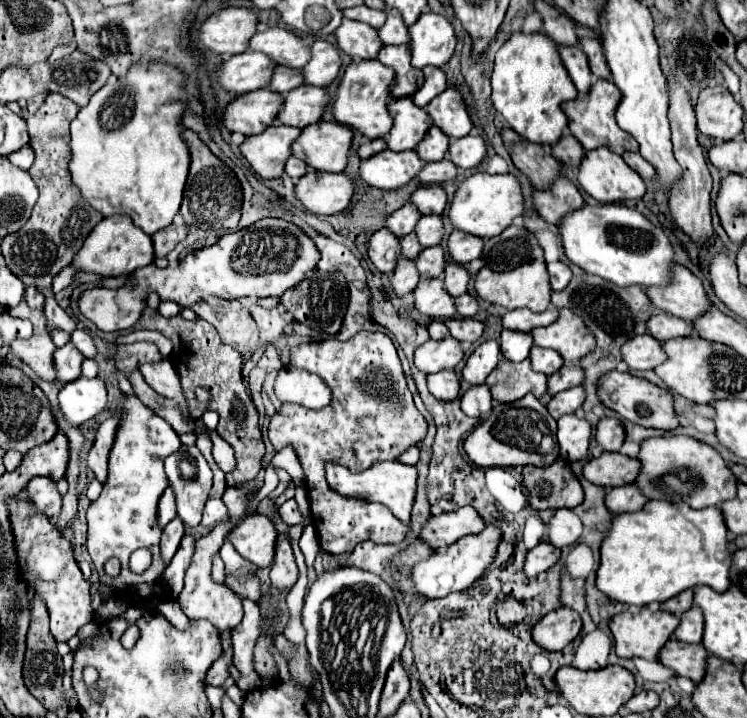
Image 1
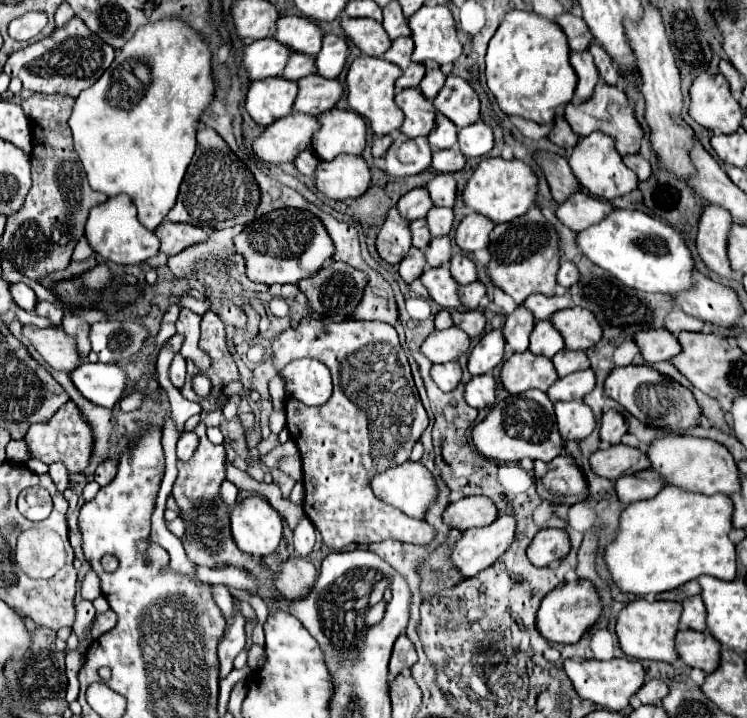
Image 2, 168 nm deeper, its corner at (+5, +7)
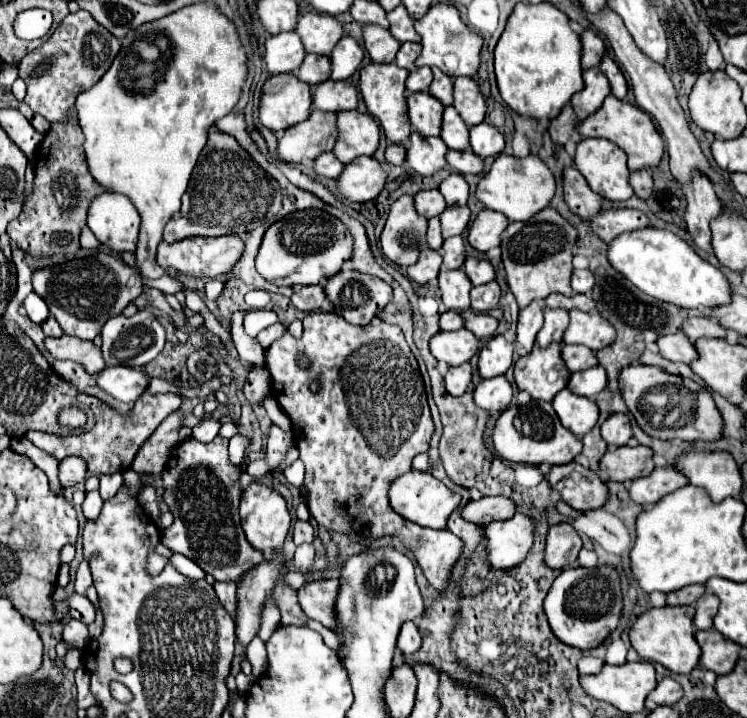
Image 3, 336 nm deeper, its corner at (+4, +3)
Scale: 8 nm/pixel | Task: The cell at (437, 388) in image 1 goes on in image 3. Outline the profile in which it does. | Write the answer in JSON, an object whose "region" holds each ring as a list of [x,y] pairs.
{"region":[[[463,363],[459,367],[449,367],[449,371],[445,375],[445,387],[453,397],[463,395],[465,389],[469,387],[469,383],[471,383],[471,365],[469,363]]]}

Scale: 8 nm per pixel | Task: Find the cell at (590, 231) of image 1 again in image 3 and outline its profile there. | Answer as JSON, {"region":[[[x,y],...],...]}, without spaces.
{"region":[[[643,227],[621,233],[615,241],[607,243],[607,261],[643,293],[683,309],[711,309],[725,305],[731,299],[731,287],[723,273],[701,259],[681,237],[667,229]]]}

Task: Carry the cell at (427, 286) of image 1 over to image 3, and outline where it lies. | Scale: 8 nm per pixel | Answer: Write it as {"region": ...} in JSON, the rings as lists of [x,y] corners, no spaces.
{"region":[[[461,269],[441,271],[439,273],[439,289],[441,289],[441,299],[447,309],[461,313],[469,307],[471,281],[467,279],[467,275]]]}

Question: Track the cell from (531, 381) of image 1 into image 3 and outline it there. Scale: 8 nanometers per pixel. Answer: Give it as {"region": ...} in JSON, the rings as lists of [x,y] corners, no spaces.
{"region":[[[561,345],[547,349],[533,347],[531,353],[519,357],[515,363],[515,383],[519,391],[527,391],[533,399],[551,401],[569,379],[567,367],[561,359]]]}

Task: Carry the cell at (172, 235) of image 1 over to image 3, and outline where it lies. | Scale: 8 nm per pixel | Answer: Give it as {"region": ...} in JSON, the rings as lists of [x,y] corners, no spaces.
{"region":[[[223,235],[223,237],[187,237],[187,241],[161,241],[157,247],[157,263],[161,267],[175,267],[179,273],[191,277],[217,277],[229,273],[233,265],[239,261],[243,251],[243,243],[237,235]]]}

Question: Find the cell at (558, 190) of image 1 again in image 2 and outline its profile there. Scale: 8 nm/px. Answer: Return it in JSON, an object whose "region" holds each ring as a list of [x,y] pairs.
{"region":[[[584,191],[574,193],[566,203],[562,203],[556,211],[558,219],[570,227],[572,231],[584,231],[590,225],[596,225],[602,221],[602,217],[608,217],[612,211],[616,211],[614,205],[608,201],[596,199]]]}

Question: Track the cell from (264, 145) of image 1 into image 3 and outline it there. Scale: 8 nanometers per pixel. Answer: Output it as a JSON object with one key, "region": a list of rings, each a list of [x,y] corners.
{"region":[[[313,111],[307,121],[285,129],[277,141],[277,157],[285,163],[313,161],[335,145],[335,113]]]}

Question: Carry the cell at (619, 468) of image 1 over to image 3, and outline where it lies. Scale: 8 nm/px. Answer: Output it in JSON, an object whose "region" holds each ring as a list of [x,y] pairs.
{"region":[[[617,447],[615,451],[607,451],[599,463],[603,475],[609,481],[633,481],[637,477],[647,477],[653,471],[653,451],[649,447]]]}

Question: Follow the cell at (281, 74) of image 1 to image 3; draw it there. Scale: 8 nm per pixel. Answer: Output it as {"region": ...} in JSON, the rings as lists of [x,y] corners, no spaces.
{"region":[[[307,55],[297,71],[297,77],[303,83],[317,85],[321,81],[327,81],[329,73],[331,73],[331,61],[325,55]]]}

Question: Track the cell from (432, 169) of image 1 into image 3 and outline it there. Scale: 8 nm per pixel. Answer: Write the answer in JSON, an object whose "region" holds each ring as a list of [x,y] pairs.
{"region":[[[467,149],[467,151],[447,151],[445,159],[447,159],[447,165],[461,175],[483,171],[483,161],[471,149]]]}

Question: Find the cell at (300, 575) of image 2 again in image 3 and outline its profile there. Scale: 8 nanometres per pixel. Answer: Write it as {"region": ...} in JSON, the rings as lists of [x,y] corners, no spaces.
{"region":[[[329,579],[329,581],[313,581],[303,585],[297,595],[299,595],[299,605],[305,611],[307,617],[323,623],[329,629],[335,629],[335,597],[337,597],[339,581]]]}

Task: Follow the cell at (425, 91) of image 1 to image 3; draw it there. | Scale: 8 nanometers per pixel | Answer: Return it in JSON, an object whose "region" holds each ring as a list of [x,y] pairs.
{"region":[[[433,69],[433,83],[429,85],[429,93],[439,99],[445,107],[453,103],[453,79],[445,75],[441,69]]]}

